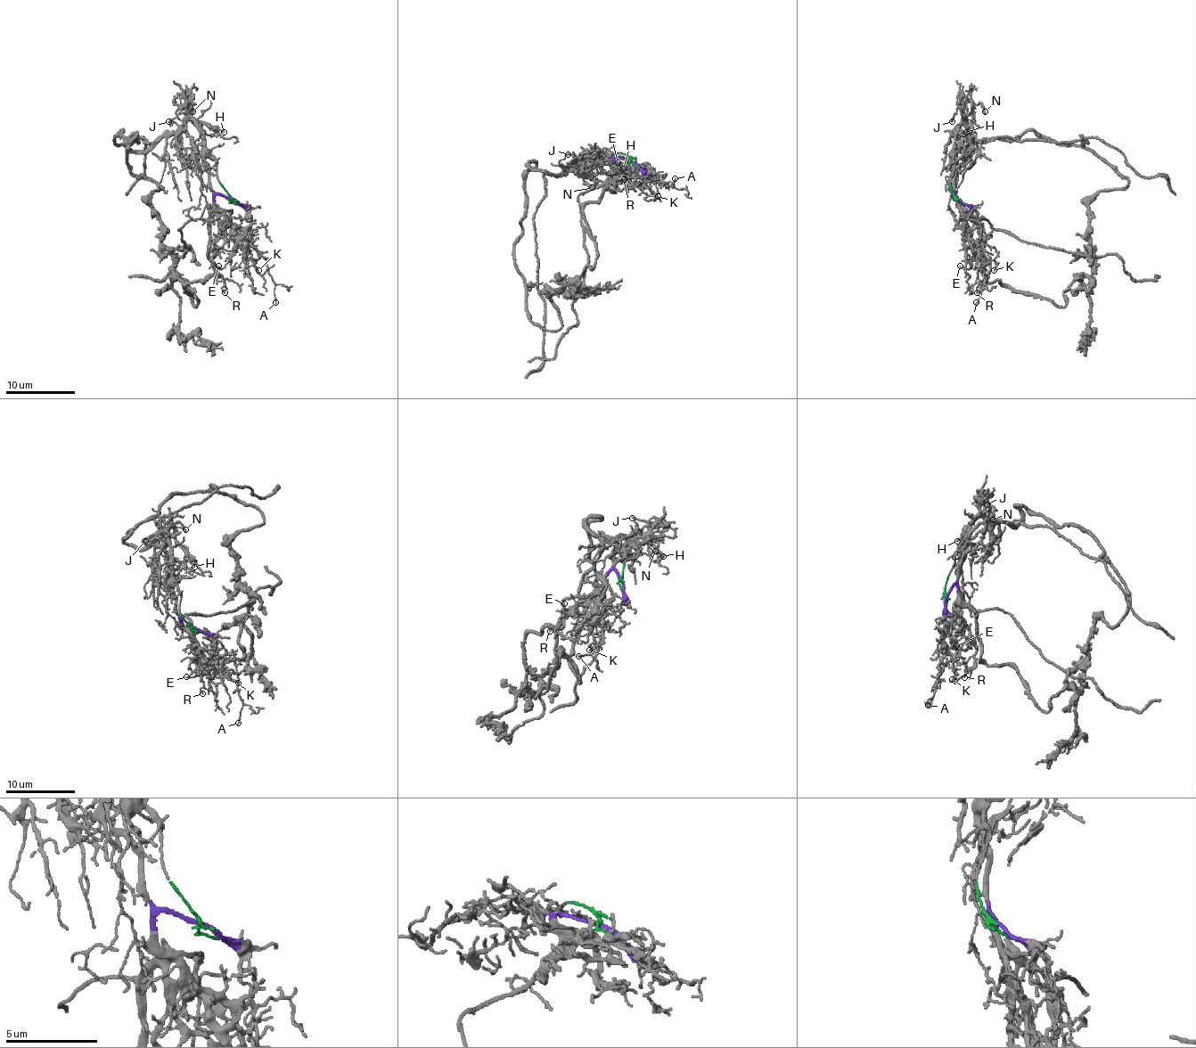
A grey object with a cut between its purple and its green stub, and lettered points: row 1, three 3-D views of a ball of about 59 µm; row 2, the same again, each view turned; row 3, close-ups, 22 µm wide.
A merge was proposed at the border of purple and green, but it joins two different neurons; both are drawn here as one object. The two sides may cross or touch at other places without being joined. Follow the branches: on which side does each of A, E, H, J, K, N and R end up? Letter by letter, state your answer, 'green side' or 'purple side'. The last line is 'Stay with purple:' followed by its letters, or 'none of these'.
A: purple side
E: purple side
H: green side
J: green side
K: purple side
N: green side
R: purple side
Stay with purple: A, E, K, R

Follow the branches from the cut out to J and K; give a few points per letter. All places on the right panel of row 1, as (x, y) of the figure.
J: (958, 199), (950, 182), (953, 175), (956, 131), (962, 121), (958, 107), (952, 121)
K: (958, 199), (972, 211), (972, 228), (969, 237), (995, 263), (993, 270)

